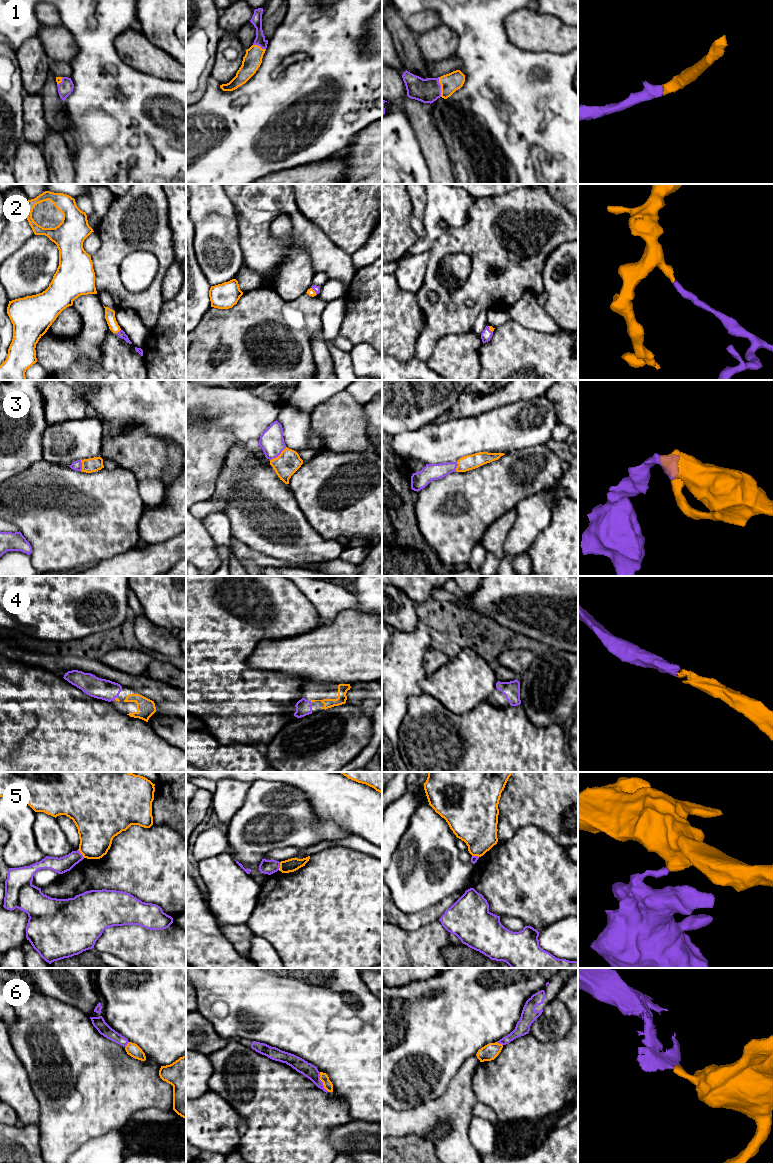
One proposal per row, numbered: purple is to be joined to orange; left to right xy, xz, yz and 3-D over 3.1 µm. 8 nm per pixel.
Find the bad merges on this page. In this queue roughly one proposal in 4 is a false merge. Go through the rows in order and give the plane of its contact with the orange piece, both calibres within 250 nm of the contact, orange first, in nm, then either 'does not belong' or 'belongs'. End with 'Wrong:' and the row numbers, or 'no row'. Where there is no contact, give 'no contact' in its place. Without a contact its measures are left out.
1: yz | 150/190 nm | belongs
2: xy | 80/60 nm | belongs
3: xz | 190/200 nm | belongs
4: xy | 20/160 nm | belongs
5: xy | 320/130 nm | does not belong
6: xz | 70/120 nm | does not belong
Wrong: 5, 6

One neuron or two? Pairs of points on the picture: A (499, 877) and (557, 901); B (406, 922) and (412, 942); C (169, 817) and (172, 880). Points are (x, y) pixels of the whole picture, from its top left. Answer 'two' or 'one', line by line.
A: one
B: two
C: two

